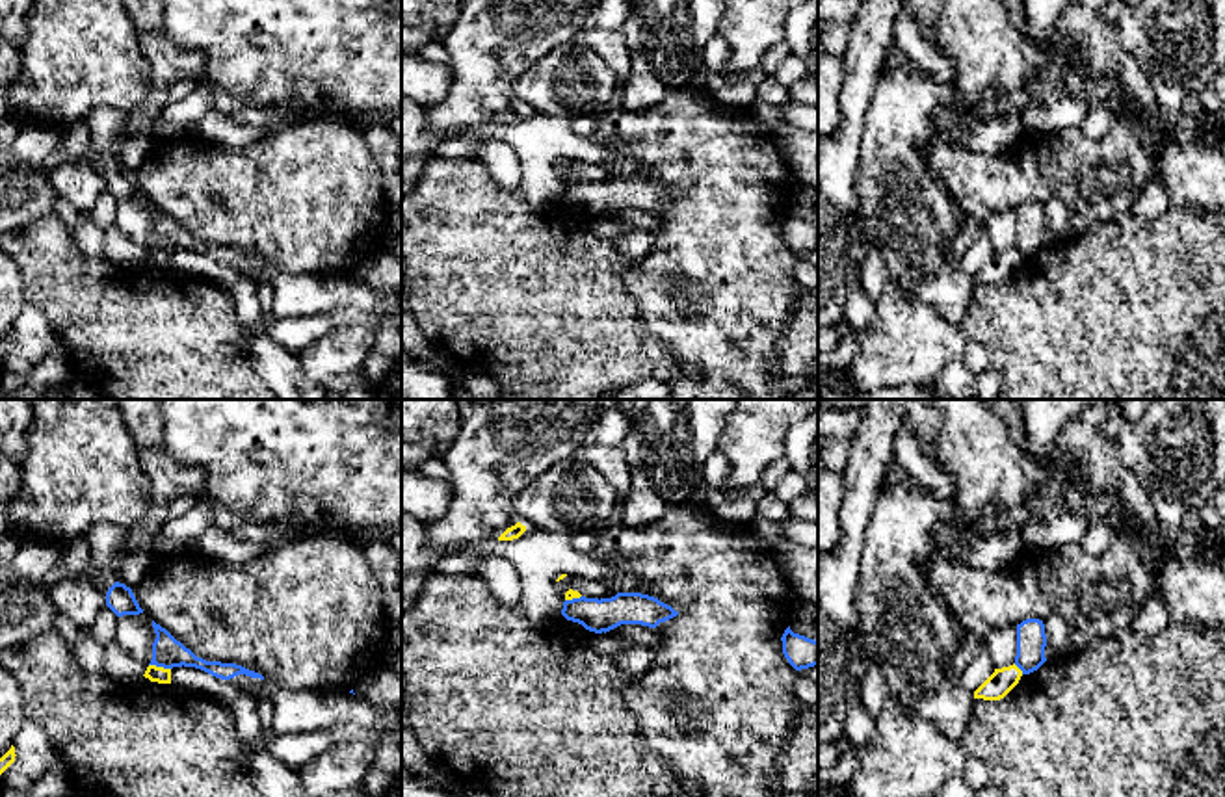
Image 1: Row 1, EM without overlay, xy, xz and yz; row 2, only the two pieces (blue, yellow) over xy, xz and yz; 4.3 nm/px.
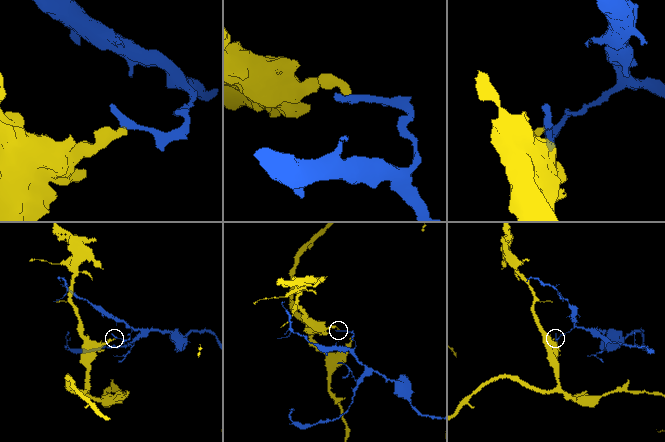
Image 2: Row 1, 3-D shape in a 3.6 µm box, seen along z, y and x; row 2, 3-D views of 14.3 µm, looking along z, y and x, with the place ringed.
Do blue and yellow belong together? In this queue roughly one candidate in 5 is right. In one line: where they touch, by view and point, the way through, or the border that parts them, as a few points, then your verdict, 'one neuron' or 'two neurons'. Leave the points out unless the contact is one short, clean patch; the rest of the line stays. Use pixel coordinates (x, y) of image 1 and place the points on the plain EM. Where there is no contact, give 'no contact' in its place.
meets blue in xy at (160, 249); border along xy (149, 248), (170, 253); two neurons

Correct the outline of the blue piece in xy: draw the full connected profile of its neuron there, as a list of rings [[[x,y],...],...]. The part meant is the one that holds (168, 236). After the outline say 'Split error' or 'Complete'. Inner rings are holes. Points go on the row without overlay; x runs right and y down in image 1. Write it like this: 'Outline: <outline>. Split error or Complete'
Outline: [[[152,204],[156,223],[152,227],[152,243],[149,249],[173,253],[173,251],[195,251],[216,262],[231,264],[238,258],[264,264],[262,258],[249,255],[236,247],[206,245],[197,242],[190,232],[177,225],[165,212]]]. Complete

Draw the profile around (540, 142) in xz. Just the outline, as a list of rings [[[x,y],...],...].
[[[402,97],[402,199],[424,176],[428,163],[446,139],[467,137],[474,143],[485,139],[506,141],[519,156],[522,180],[519,191],[533,206],[561,197],[565,182],[556,173],[561,158],[608,167],[615,158],[597,147],[589,137],[576,134],[567,117],[526,111],[513,124],[483,123],[433,141],[428,130],[426,108]]]

